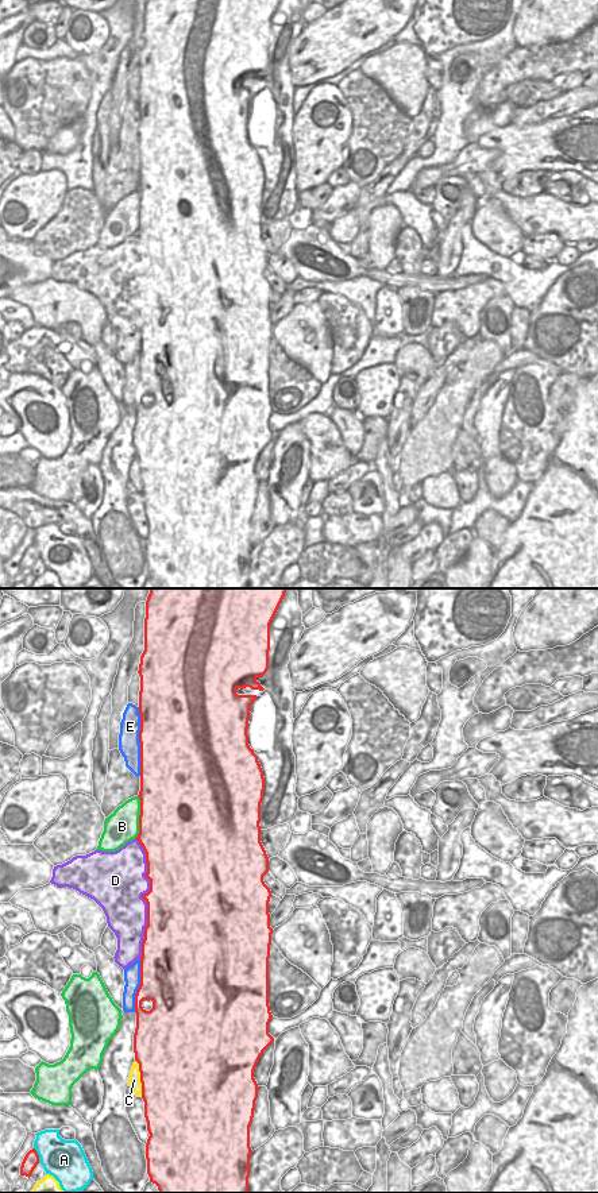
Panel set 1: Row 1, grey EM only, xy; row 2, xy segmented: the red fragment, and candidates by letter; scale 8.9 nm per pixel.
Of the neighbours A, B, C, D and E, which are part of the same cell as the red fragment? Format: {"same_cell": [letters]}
{"same_cell": []}

